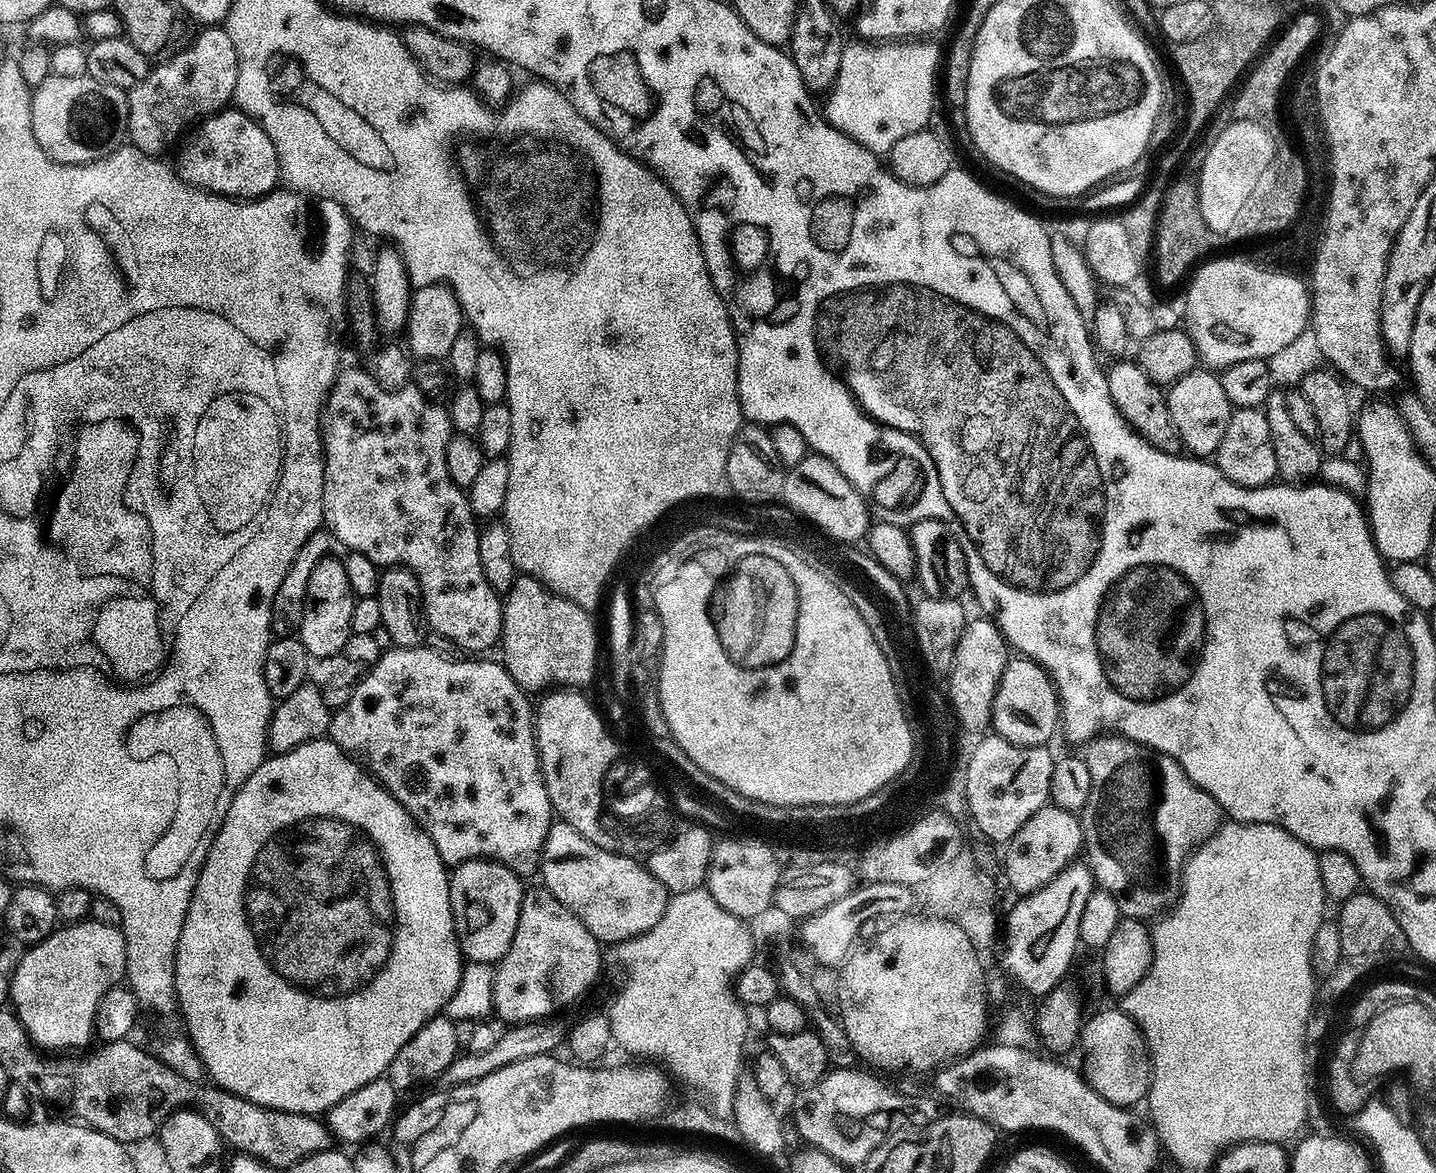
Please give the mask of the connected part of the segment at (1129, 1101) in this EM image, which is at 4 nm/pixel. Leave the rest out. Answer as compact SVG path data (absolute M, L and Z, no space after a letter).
M1117 1008L1117 1010L1106 1010L1092 1018L1089 1017L1082 1027L1080 1048L1086 1054L1082 1074L1100 1097L1105 1098L1111 1105L1129 1110L1135 1109L1138 1107L1136 1105L1147 1101L1152 1086L1151 1057L1140 1028L1126 1012Z

